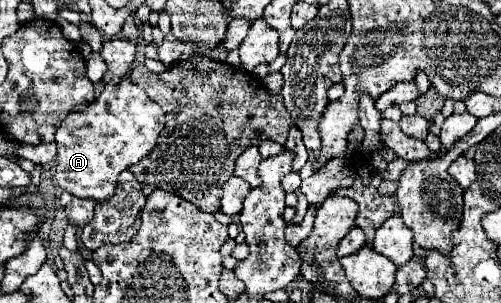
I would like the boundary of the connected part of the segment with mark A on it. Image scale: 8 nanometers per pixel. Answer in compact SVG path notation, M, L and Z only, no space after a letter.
M120 78L114 82L108 82L100 94L98 100L94 100L86 112L70 112L66 120L60 124L56 132L56 144L58 144L58 156L56 156L56 182L62 190L70 192L78 198L92 198L96 202L108 200L116 188L116 178L122 170L126 170L130 164L140 162L144 156L150 154L150 150L156 146L156 140L164 128L164 112L162 108L148 98L148 94L132 84L128 78Z

